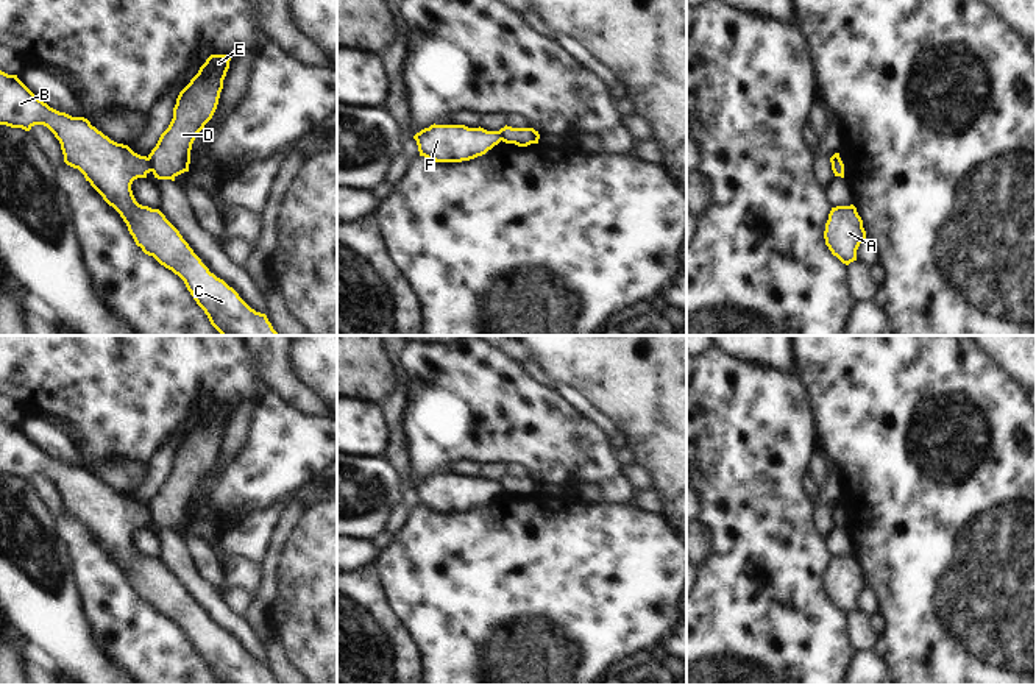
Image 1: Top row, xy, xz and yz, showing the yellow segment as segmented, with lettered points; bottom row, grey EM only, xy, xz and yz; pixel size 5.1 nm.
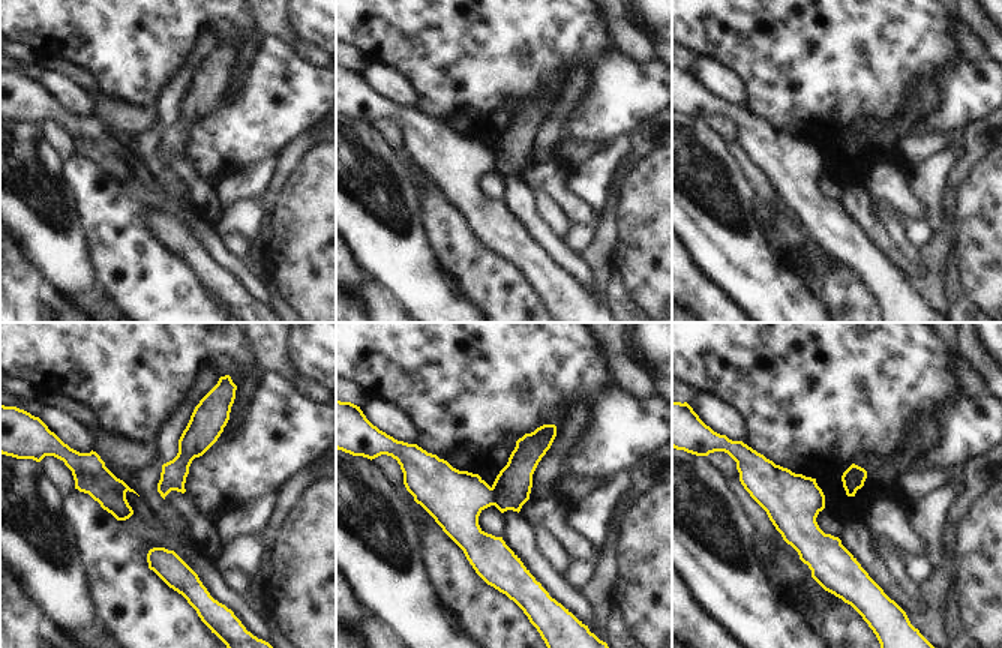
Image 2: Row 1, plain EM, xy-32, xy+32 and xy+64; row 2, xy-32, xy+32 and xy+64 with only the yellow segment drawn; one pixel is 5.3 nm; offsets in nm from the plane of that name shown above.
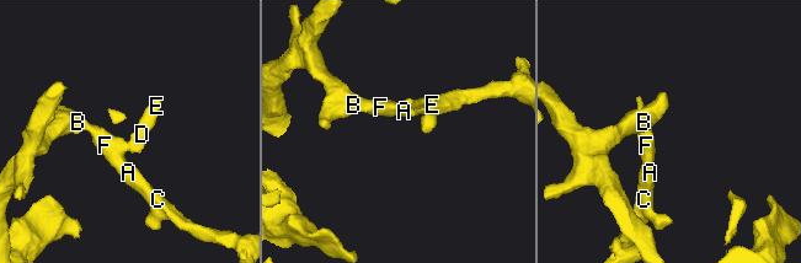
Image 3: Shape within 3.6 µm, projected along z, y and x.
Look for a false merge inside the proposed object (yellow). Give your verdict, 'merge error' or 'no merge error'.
merge error

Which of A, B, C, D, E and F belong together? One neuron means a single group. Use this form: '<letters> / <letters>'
A B C F / D E

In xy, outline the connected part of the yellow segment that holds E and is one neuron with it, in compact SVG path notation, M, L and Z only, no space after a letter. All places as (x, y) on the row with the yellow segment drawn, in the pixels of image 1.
M211 55L179 92L173 119L148 154L154 178L175 181L189 172L192 144L217 109L229 61L228 55Z

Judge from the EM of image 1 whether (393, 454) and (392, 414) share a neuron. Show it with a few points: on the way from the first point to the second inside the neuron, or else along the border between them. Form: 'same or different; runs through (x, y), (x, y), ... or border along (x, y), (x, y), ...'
same; runs through (395, 445), (395, 423)

